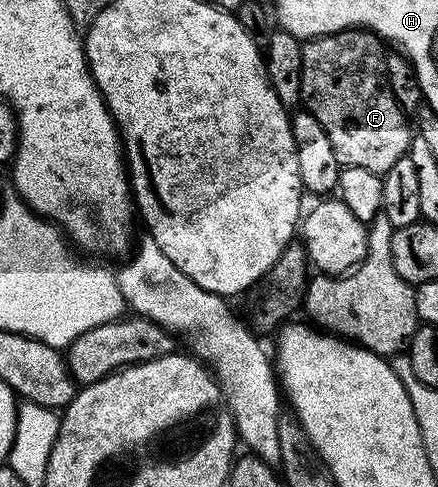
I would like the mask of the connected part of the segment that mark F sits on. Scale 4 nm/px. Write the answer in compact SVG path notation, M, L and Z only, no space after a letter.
M368 29L336 31L302 46L301 103L323 125L342 167L371 169L383 176L395 161L406 158L411 119L395 101L385 72L383 40Z

